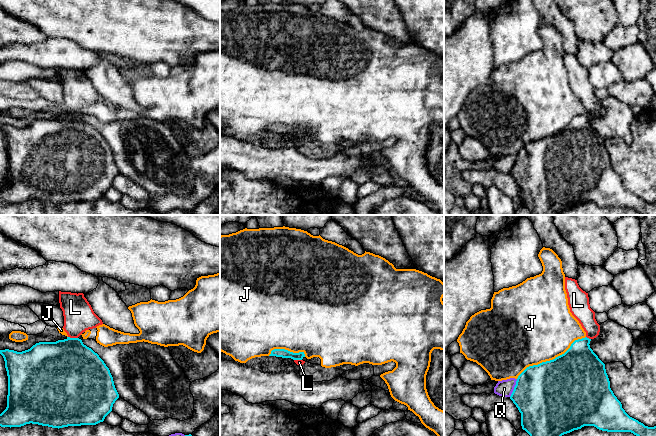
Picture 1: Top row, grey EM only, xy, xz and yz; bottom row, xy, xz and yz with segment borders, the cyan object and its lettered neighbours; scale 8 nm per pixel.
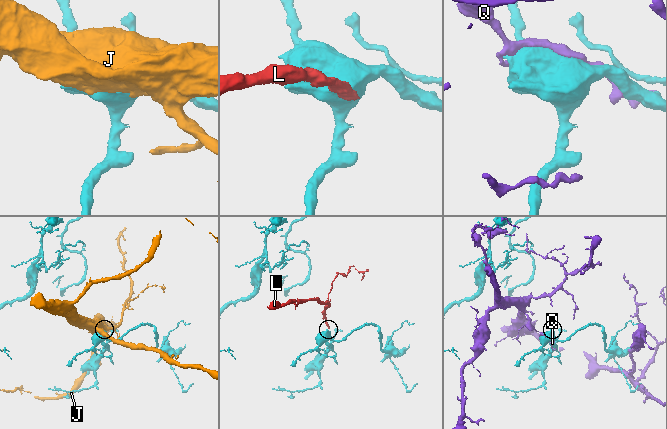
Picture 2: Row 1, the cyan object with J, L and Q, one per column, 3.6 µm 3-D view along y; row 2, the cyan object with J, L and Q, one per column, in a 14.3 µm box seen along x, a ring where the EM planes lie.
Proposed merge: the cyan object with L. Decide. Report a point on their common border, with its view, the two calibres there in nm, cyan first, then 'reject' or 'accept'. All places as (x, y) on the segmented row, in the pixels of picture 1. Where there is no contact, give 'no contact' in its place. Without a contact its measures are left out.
meets cyan in xy at (73, 338); 460 nm thick on the cyan side, 240 nm on the other; reject

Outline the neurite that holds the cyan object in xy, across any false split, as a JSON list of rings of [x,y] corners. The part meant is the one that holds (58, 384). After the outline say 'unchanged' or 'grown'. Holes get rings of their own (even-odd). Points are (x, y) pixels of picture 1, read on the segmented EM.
[[[67,337],[56,342],[39,342],[30,349],[17,352],[0,350],[8,376],[7,407],[0,414],[1,427],[21,427],[38,424],[52,428],[96,425],[103,422],[119,398],[113,377],[104,361],[79,338]]]; unchanged

